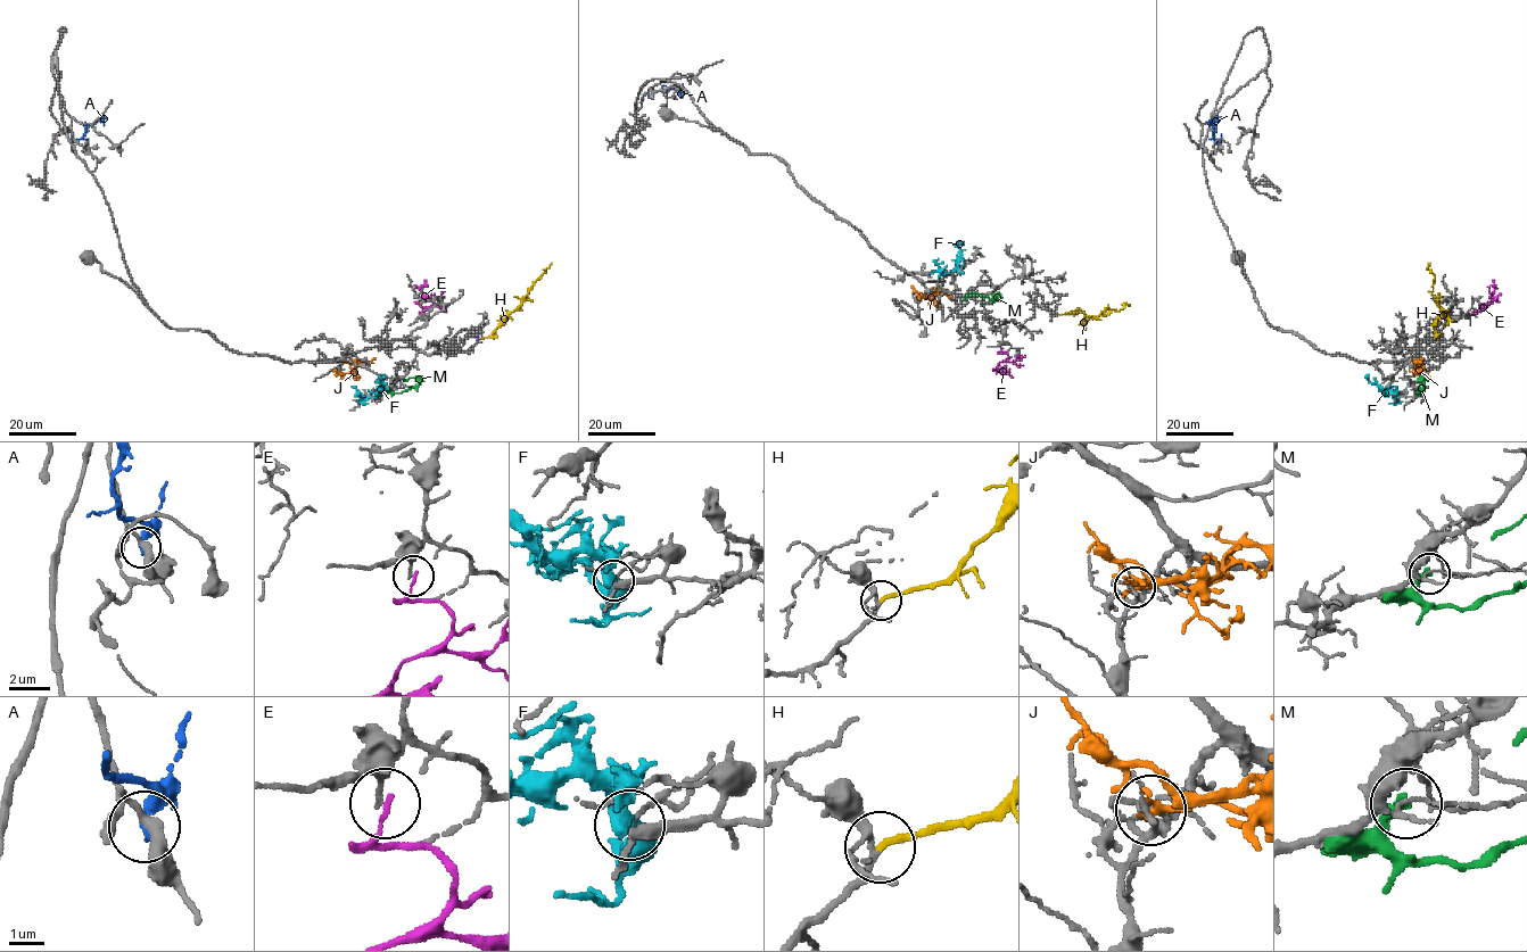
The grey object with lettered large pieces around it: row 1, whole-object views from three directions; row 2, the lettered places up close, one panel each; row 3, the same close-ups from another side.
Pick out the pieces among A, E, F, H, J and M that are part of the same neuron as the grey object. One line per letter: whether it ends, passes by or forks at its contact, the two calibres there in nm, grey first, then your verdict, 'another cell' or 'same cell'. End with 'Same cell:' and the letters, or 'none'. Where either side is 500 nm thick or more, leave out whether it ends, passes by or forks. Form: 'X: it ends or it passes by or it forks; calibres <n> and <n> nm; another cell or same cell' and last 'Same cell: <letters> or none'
A: it ends; calibres 340 and 360 nm; another cell
E: it ends; calibres 180 and 140 nm; another cell
F: it passes by; calibres 240 and 400 nm; another cell
H: it ends; calibres 170 and 200 nm; same cell
J: it ends; calibres 130 and 280 nm; another cell
M: it ends; calibres 80 and 190 nm; another cell
Same cell: H

